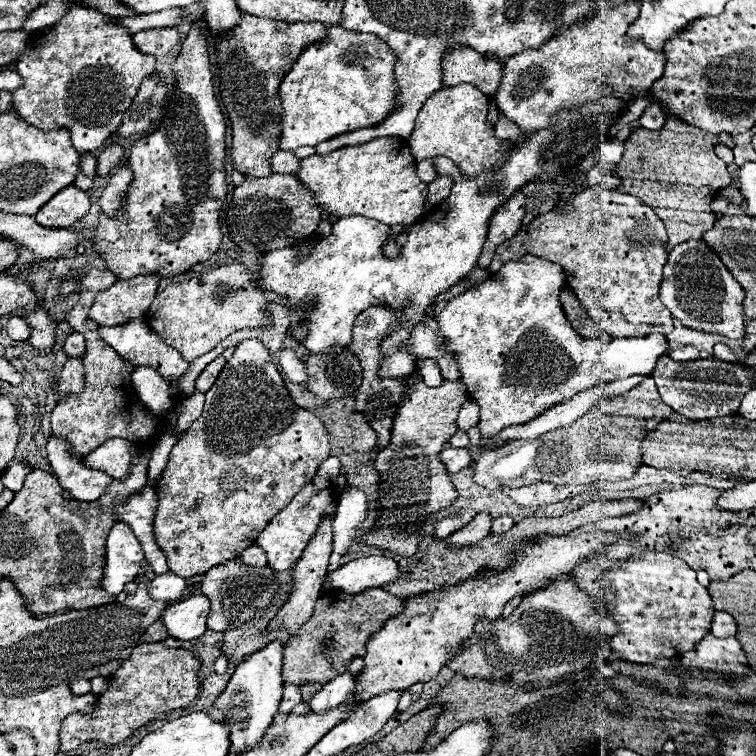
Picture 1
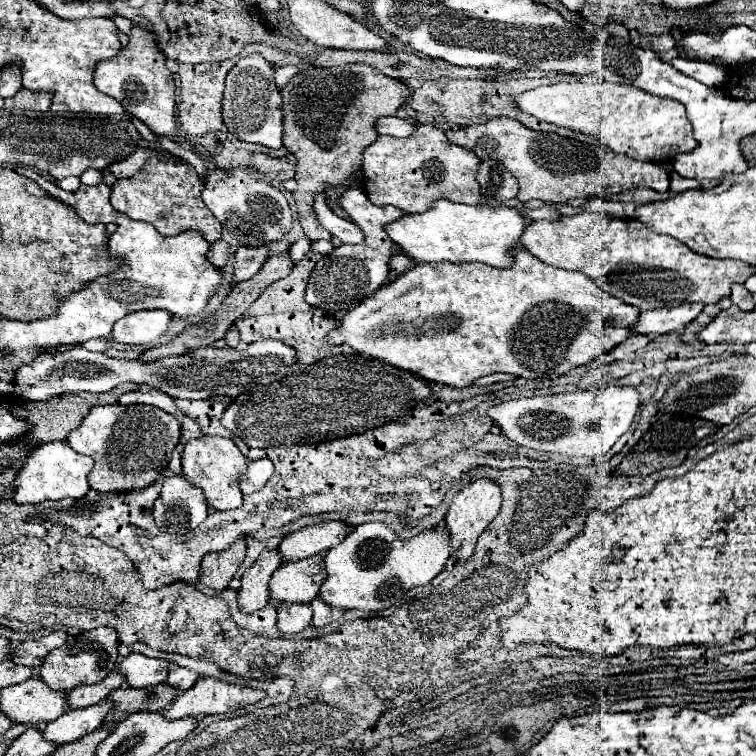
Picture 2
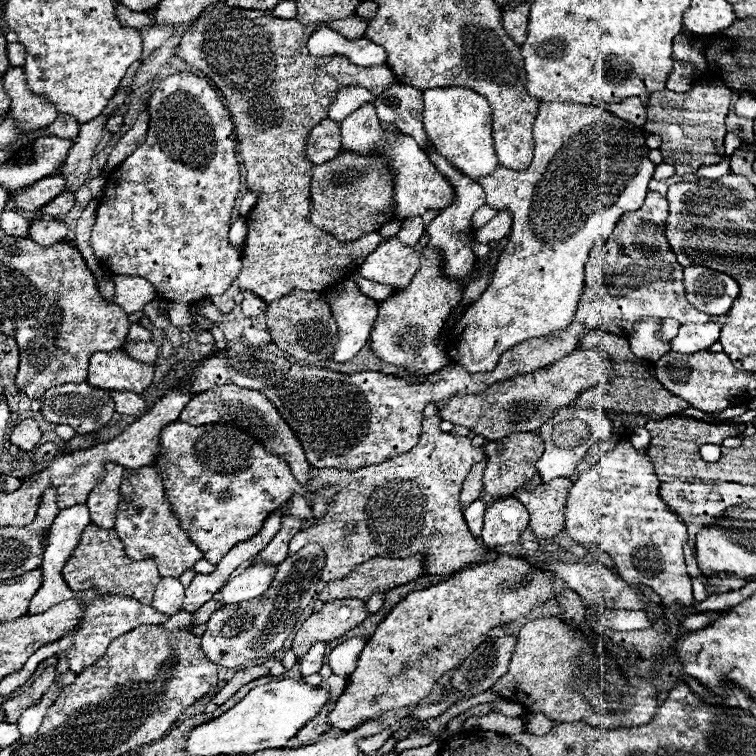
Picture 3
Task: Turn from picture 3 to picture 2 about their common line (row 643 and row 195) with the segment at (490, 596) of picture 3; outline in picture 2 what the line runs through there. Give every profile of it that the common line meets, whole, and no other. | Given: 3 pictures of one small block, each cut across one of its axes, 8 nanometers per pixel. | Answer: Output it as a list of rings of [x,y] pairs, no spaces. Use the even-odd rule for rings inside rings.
[[[420,124],[408,138],[380,136],[364,150],[362,170],[362,186],[366,186],[364,190],[370,202],[376,206],[392,204],[406,214],[422,214],[440,198],[464,204],[478,204],[482,198],[476,180],[480,158],[472,150],[452,144],[432,124]]]

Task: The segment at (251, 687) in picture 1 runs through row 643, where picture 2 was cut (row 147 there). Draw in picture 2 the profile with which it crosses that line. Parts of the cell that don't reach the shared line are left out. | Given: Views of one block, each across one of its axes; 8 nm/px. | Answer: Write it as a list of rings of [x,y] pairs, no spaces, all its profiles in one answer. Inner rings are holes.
[[[254,52],[240,58],[238,64],[226,76],[222,100],[222,118],[226,128],[244,142],[264,144],[268,148],[280,148],[284,132],[282,96],[274,82],[274,70],[274,64],[270,64],[262,54]]]

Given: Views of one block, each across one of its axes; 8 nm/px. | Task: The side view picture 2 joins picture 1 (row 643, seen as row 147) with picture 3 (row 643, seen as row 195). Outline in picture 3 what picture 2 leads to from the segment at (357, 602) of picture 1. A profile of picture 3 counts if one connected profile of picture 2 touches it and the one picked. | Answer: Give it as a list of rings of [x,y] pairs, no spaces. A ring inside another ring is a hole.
[[[332,600],[324,602],[320,612],[314,612],[306,622],[298,628],[294,636],[292,650],[298,660],[312,648],[316,642],[330,642],[344,636],[348,630],[356,628],[356,624],[364,622],[370,616],[364,600]]]

